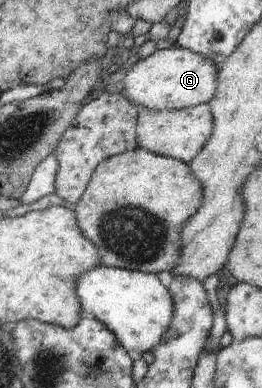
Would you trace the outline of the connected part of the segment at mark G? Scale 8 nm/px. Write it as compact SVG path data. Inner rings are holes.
M172 46L155 51L145 60L139 60L126 72L121 86L122 90L126 90L124 96L127 95L135 106L159 111L183 109L212 100L218 86L217 72L218 66L212 59Z

